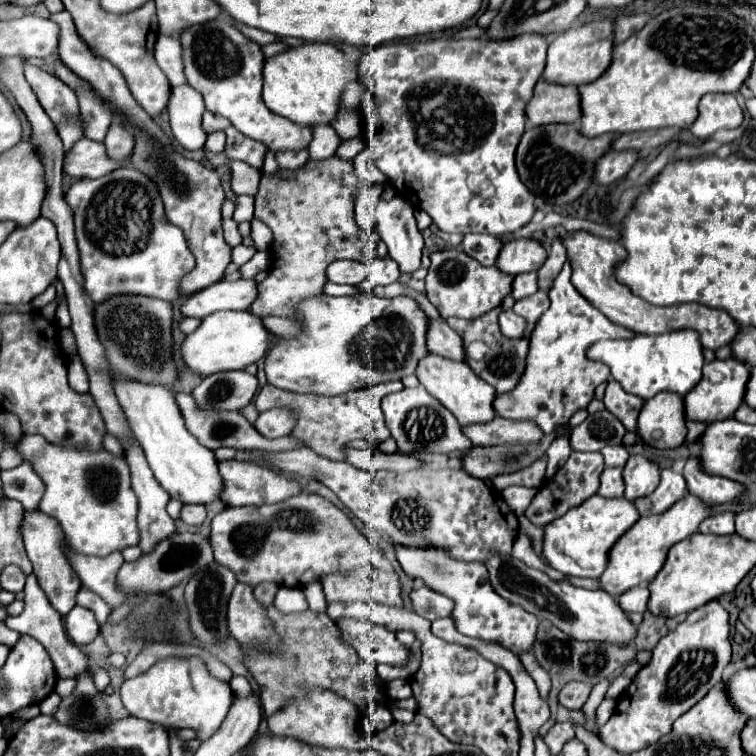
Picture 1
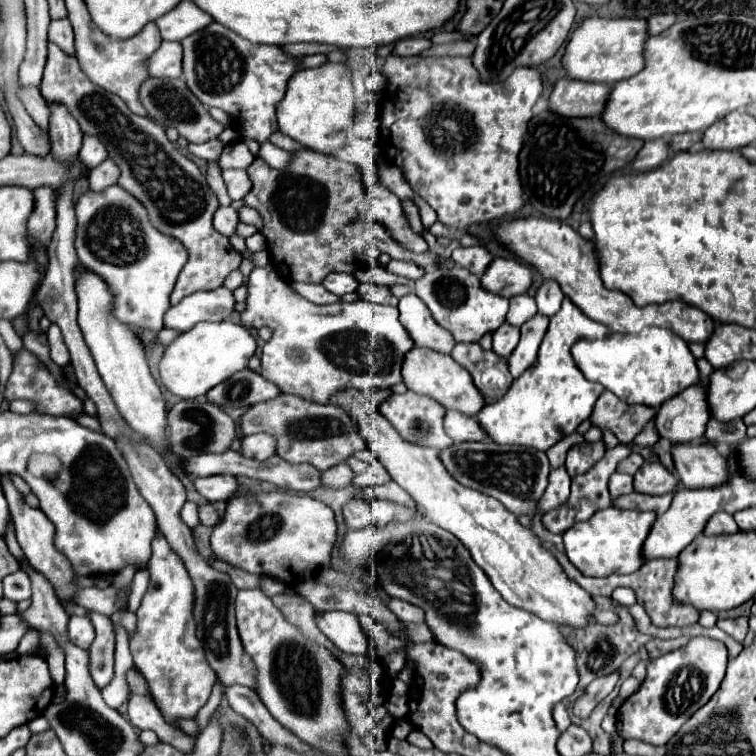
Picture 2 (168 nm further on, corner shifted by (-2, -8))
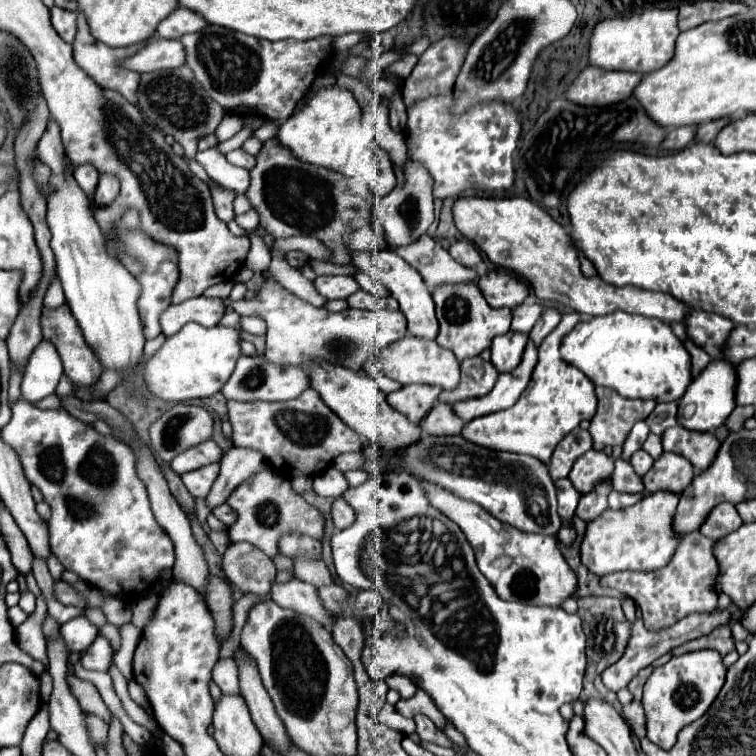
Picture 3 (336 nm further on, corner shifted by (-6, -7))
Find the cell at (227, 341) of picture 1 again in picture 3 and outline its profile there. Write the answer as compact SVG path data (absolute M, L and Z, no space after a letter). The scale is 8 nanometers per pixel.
M186 324L178 334L168 336L164 346L146 364L148 390L170 402L184 402L196 398L208 398L216 394L232 376L234 364L240 358L240 332L228 326L198 326Z

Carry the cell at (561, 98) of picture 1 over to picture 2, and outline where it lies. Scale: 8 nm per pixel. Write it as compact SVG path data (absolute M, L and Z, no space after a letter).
M562 77L550 95L550 109L560 115L600 115L604 111L602 107L606 107L610 89L612 87L604 83Z

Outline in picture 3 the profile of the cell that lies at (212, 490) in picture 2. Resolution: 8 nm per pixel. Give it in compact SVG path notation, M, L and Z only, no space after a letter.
M210 464L210 466L204 466L200 470L182 474L182 482L194 498L206 498L214 480L218 478L218 470L220 470L218 464Z

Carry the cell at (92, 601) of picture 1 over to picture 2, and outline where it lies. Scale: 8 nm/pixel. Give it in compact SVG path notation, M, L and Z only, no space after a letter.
M88 613L92 625L96 627L96 639L88 649L90 655L90 675L94 683L102 689L110 683L114 675L114 627L112 621L98 613Z

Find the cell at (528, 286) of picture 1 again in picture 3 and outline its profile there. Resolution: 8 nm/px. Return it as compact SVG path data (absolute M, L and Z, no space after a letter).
M524 302L512 310L512 316L514 316L512 330L528 334L534 328L534 324L538 322L538 318L542 316L542 306L532 304L532 302Z

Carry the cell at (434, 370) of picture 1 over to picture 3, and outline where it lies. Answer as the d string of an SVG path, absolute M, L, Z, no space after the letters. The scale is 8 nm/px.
M410 334L382 350L380 368L388 378L400 384L430 384L442 386L442 390L454 390L454 386L460 382L460 362L454 358L454 354L450 354L450 350L438 346L434 340L414 338Z

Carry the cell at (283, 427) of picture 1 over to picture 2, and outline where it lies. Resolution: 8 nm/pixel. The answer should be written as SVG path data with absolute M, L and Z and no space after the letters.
M250 435L250 437L242 437L242 447L240 447L242 457L250 457L256 461L266 461L268 457L272 457L274 451L274 439L270 439L270 435Z

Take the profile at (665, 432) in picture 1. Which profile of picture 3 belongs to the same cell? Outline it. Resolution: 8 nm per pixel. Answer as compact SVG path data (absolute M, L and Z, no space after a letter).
M712 360L690 384L690 390L682 396L678 404L676 420L682 428L694 432L714 432L718 426L724 424L728 414L734 410L734 386L736 386L736 372L730 362Z

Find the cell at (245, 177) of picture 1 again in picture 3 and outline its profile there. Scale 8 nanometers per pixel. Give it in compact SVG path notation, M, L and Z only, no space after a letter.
M216 148L198 152L196 160L202 164L202 168L208 172L208 176L214 182L218 182L218 184L222 184L226 188L232 188L238 194L240 194L240 188L248 188L248 184L250 184L248 170L232 166Z

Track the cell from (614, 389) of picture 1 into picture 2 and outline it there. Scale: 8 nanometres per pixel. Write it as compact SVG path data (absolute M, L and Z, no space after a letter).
M604 391L594 405L590 421L598 429L612 431L620 443L630 443L654 415L654 407L626 405L610 391Z

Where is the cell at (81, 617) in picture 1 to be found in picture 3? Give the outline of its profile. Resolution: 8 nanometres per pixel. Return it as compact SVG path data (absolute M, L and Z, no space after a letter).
M78 616L62 624L60 634L70 652L84 652L98 636L98 628L92 622L88 622L84 616Z

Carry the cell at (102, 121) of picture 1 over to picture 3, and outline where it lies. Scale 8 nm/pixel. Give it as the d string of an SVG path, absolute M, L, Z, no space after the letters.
M86 164L86 166L78 166L74 170L74 180L78 182L78 186L86 192L86 194L94 194L94 188L98 184L98 170L94 170L94 166Z

